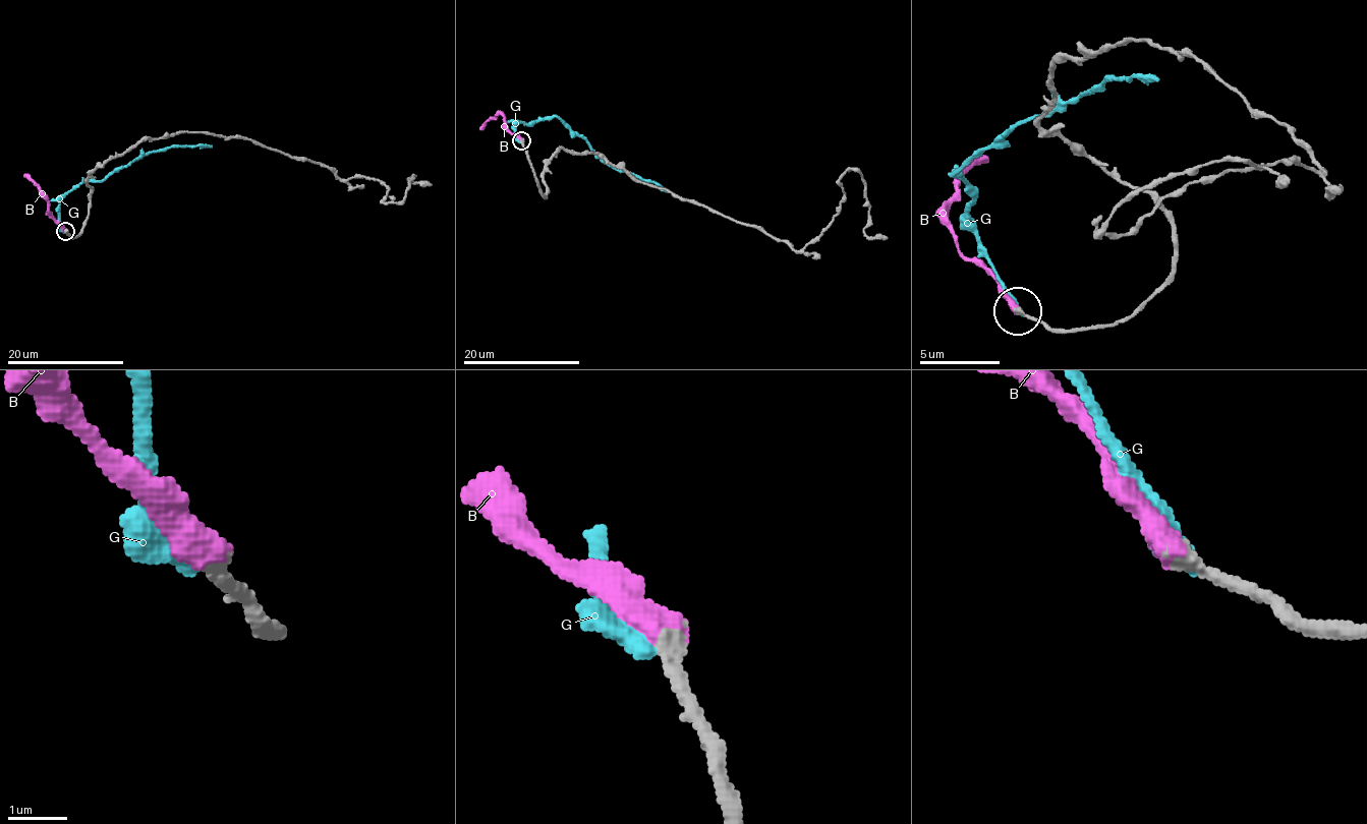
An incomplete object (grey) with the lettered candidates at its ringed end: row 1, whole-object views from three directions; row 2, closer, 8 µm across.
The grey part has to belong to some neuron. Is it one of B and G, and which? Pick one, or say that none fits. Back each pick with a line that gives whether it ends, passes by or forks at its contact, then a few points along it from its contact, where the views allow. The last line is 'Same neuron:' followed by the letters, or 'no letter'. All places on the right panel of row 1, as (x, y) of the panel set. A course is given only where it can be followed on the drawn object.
B: it ends | via (1019, 311), (987, 272), (959, 247), (947, 216), (955, 184), (987, 156)
Same neuron: B

